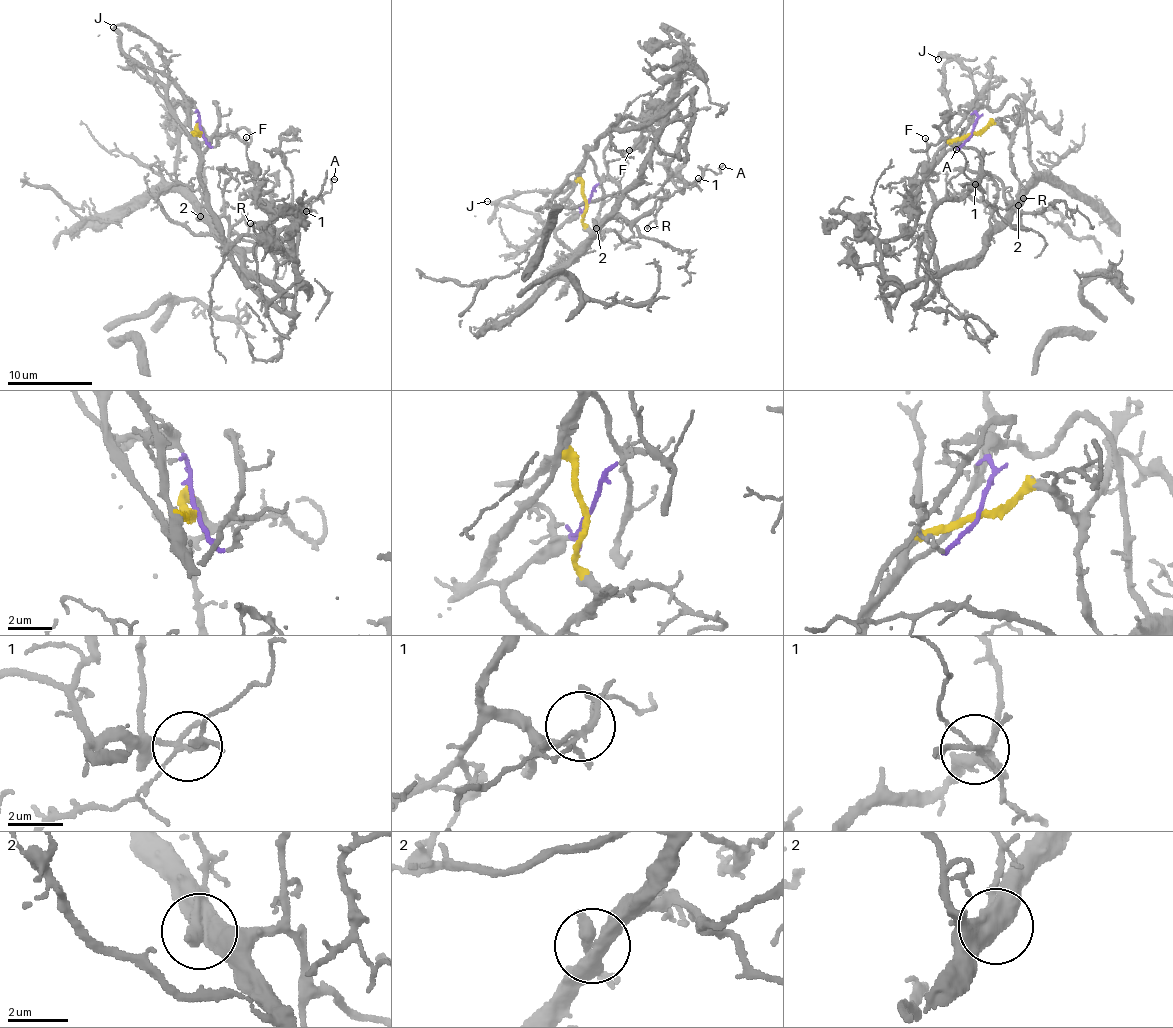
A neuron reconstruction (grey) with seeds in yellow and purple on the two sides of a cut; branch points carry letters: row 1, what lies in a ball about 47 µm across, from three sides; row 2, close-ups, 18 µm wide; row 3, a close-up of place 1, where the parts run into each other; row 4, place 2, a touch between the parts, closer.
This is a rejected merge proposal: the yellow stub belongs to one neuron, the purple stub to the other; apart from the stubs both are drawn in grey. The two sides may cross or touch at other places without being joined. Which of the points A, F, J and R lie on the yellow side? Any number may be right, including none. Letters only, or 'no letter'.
J

